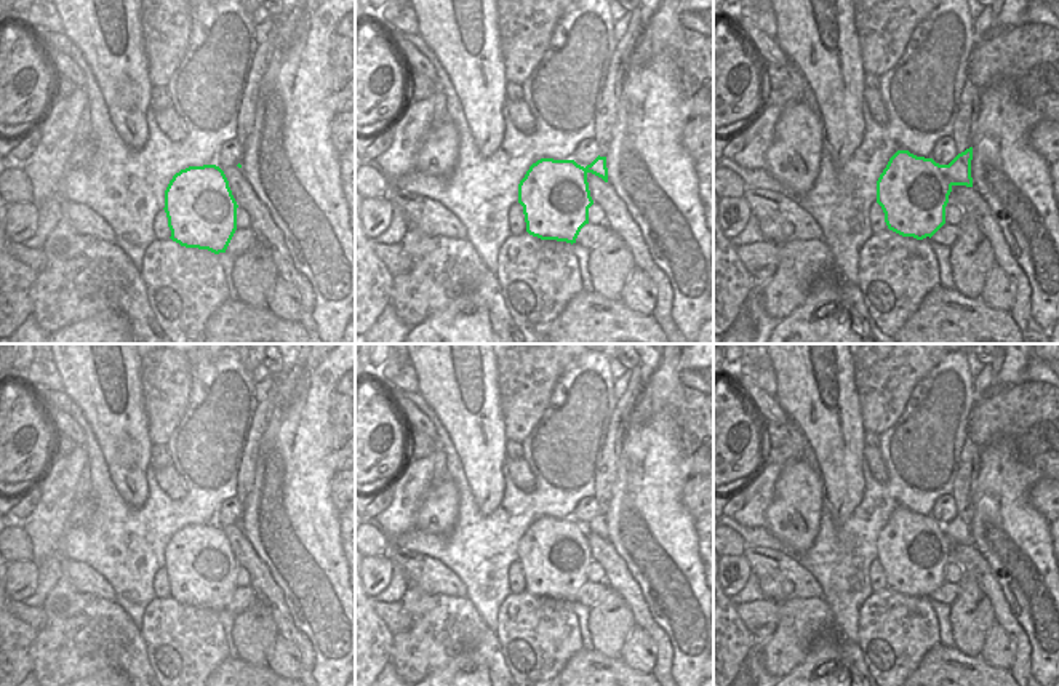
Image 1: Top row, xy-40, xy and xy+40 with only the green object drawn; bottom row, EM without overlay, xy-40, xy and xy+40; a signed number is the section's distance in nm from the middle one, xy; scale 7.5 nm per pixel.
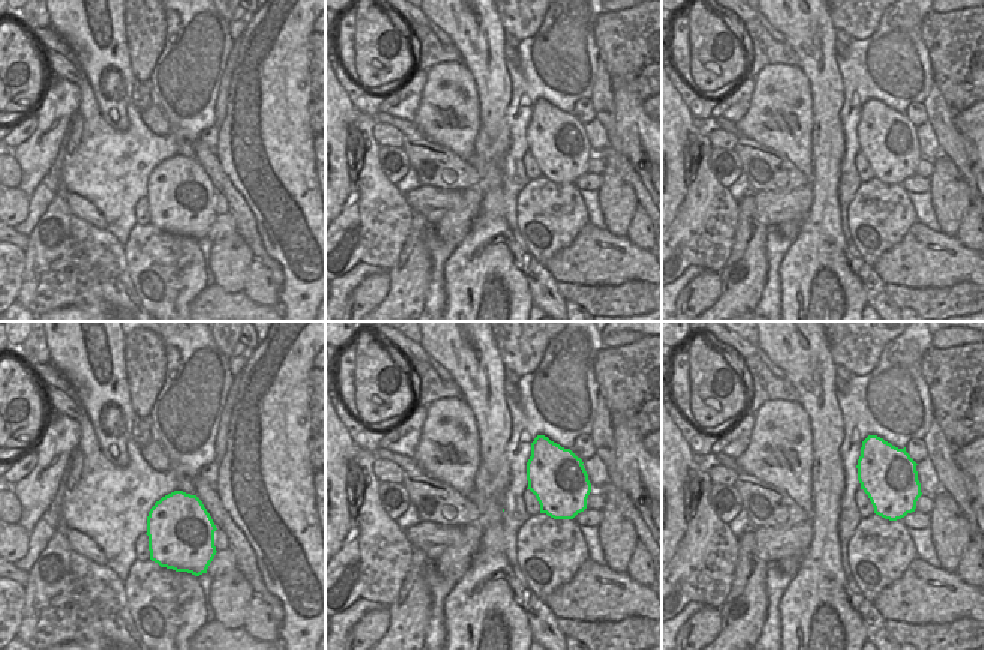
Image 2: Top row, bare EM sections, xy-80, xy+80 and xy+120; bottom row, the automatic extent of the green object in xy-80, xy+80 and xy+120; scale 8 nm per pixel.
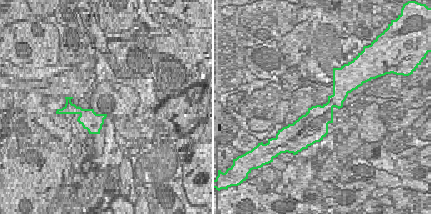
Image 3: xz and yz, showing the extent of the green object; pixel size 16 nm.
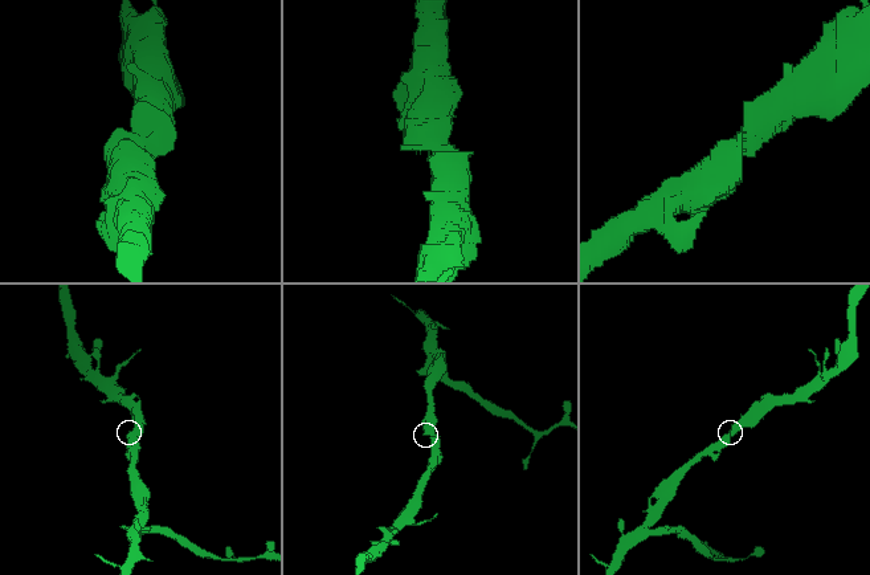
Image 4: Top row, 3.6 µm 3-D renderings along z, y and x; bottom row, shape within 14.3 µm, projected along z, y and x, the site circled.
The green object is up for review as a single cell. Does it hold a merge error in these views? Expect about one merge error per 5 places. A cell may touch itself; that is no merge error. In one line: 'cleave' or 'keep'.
keep

